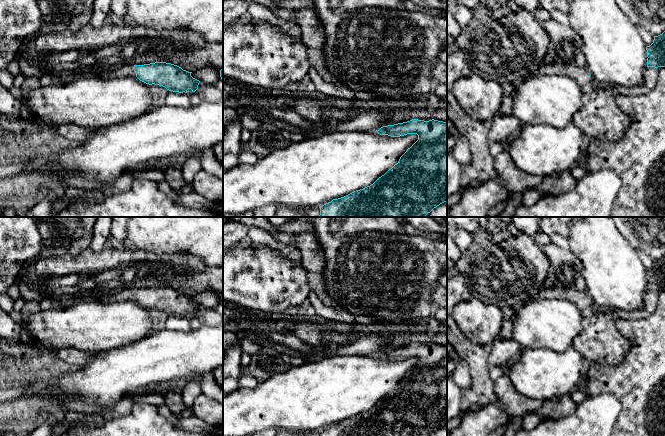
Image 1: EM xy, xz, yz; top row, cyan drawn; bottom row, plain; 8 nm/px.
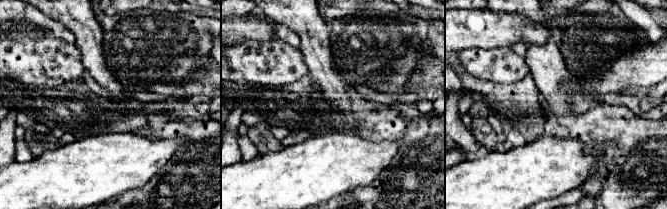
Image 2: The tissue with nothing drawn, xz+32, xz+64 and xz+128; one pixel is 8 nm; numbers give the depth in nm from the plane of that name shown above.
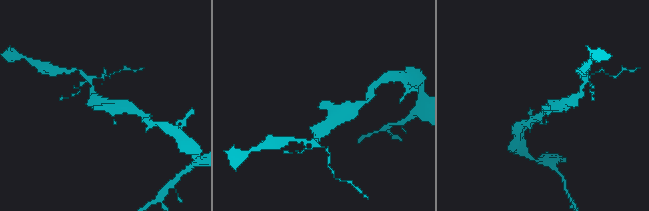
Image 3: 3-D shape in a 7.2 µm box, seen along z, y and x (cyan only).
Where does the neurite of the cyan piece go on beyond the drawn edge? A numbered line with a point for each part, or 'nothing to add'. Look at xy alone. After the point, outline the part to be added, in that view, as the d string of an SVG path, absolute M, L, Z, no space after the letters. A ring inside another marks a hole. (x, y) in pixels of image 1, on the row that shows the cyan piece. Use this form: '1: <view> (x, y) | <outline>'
1: xy (127, 70) | M133 64L124 65L109 73L110 78L120 78L120 77L128 77L128 76L136 76Z

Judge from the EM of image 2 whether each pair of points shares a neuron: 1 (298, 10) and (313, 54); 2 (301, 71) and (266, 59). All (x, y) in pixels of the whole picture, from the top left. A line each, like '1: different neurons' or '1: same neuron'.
1: same neuron
2: same neuron

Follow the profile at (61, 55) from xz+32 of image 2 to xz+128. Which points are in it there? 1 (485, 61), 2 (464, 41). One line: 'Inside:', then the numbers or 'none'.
Inside: 1

